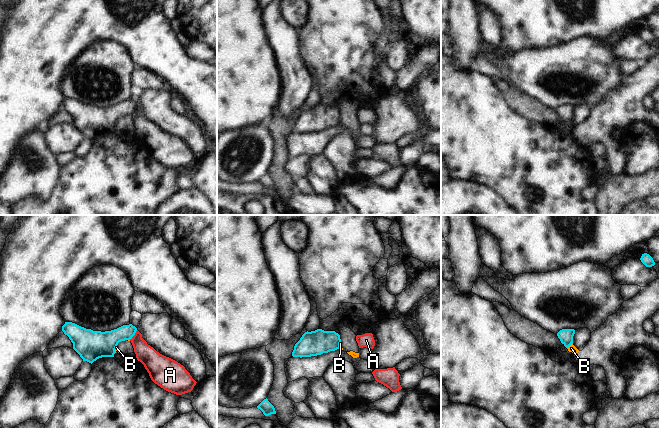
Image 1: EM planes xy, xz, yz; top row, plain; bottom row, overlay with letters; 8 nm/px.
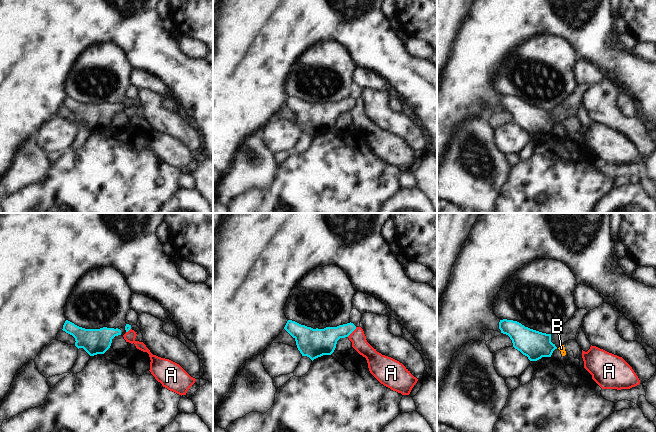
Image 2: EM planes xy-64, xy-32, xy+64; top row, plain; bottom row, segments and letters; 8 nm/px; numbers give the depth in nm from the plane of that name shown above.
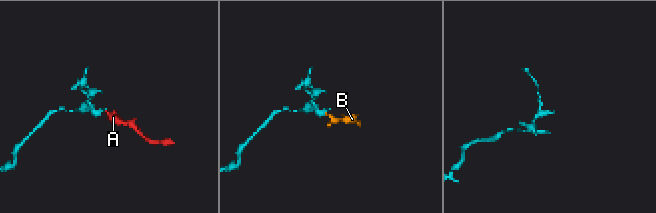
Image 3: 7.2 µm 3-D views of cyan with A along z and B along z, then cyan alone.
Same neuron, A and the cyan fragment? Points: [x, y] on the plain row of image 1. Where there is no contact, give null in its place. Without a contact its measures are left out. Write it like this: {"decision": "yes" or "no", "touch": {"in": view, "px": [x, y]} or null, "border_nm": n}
{"decision": "no", "touch": {"in": "xy", "px": [133, 111]}, "border_nm": 100}

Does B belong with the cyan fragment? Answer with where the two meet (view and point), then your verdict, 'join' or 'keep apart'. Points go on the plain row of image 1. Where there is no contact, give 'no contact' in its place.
contact yz (569, 121); keep apart

